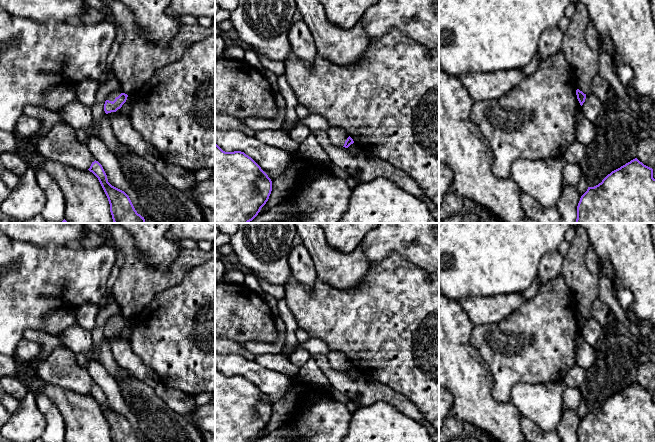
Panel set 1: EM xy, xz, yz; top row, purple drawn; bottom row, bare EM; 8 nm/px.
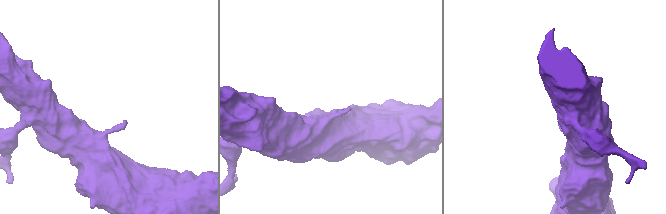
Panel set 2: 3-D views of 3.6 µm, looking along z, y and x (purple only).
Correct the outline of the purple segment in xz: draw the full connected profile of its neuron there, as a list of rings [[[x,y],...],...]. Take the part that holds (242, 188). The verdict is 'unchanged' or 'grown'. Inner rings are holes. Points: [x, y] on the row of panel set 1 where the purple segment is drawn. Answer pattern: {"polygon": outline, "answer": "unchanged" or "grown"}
{"polygon": [[[215,142],[215,223],[249,223],[271,191],[271,179],[251,157],[241,151],[225,152]]], "answer": "unchanged"}

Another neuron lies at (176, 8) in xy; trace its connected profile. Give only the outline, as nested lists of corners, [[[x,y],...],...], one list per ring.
[[[172,0],[166,12],[173,17],[191,14],[215,18],[215,0]]]

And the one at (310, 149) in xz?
[[[313,132],[299,145],[298,152],[312,163],[326,164],[330,159]]]

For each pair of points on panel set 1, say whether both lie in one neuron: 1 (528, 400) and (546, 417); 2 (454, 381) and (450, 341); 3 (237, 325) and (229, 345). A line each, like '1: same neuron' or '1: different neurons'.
1: same neuron
2: same neuron
3: different neurons

